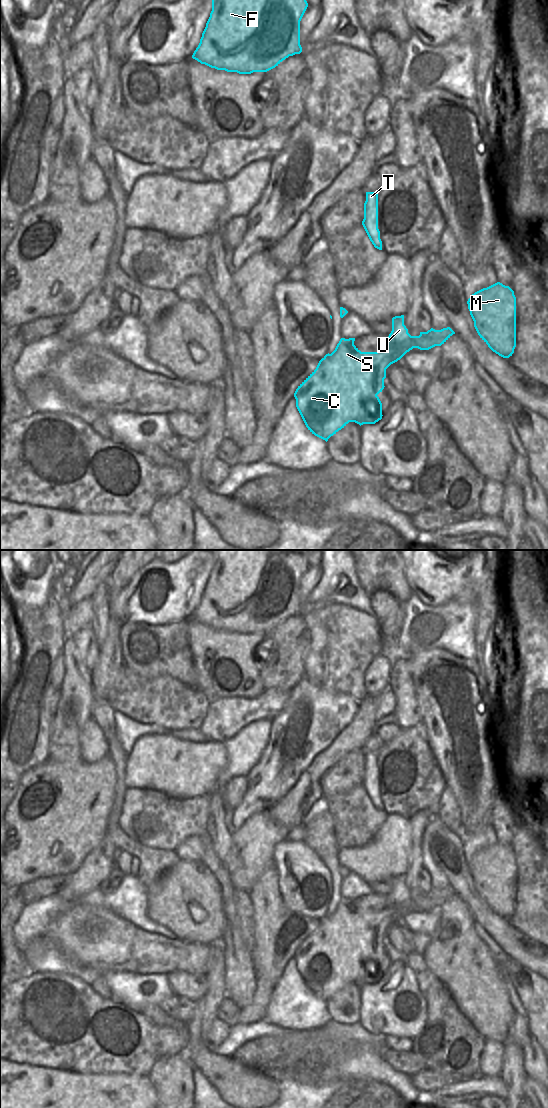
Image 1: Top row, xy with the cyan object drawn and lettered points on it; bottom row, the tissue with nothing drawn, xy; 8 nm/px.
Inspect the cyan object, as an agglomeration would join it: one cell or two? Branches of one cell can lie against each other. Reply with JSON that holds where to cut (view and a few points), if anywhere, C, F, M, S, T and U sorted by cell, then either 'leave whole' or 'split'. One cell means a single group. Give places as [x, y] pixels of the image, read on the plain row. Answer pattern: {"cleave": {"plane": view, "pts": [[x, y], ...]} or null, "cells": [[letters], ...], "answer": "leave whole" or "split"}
{"cleave": {"plane": "xy", "pts": [[386, 903], [401, 903], [411, 909]]}, "cells": [["C", "F", "S"], ["M", "T", "U"]], "answer": "split"}

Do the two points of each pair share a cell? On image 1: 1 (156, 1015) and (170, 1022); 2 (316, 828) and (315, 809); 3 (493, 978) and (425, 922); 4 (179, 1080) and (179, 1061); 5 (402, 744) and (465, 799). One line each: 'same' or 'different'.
1: same
2: different
3: different
4: same
5: different

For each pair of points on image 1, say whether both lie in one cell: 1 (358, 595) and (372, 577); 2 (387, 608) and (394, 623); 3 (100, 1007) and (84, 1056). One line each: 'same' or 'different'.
1: different
2: different
3: same

